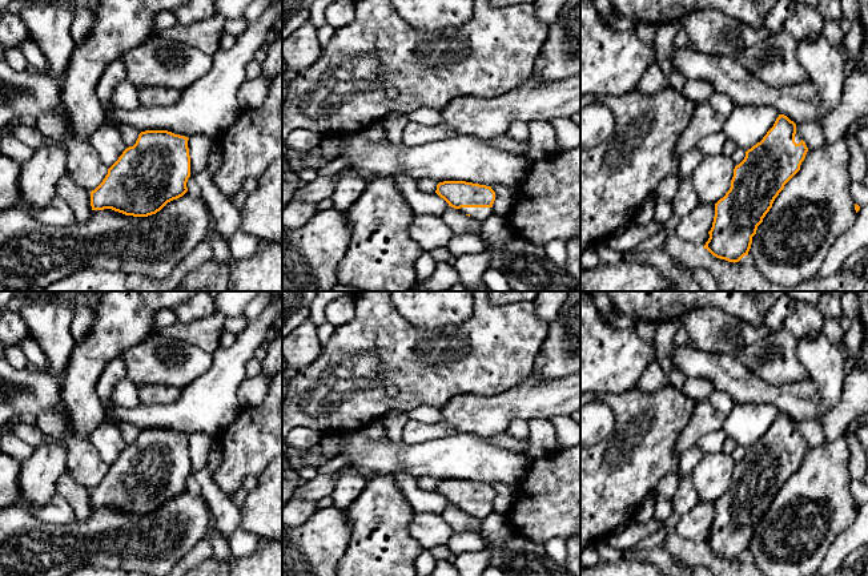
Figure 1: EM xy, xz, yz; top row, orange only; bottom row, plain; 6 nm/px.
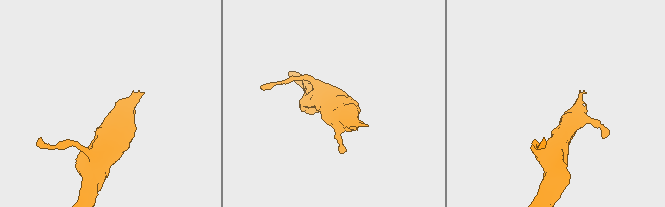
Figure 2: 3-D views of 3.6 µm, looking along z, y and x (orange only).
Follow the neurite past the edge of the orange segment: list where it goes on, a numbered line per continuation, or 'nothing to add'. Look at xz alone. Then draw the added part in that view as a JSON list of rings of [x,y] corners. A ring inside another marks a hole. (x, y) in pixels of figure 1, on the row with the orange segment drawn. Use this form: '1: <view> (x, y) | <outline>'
1: xz (477, 213) | [[[461,208],[458,212],[469,214],[471,218],[485,221],[494,214],[493,208]]]

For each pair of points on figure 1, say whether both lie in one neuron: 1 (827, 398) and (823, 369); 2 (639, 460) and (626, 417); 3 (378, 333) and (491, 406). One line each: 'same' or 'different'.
1: same
2: same
3: different

